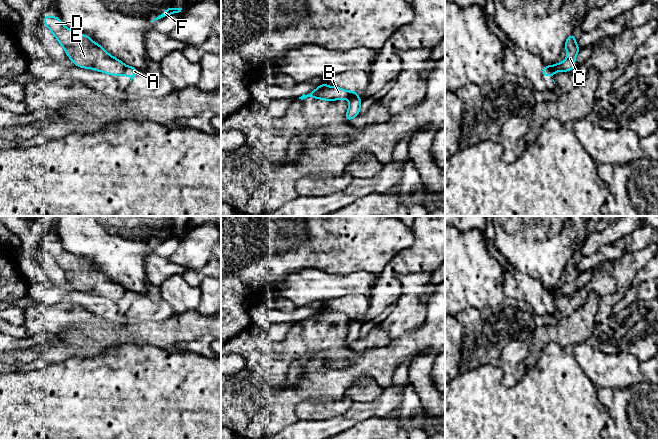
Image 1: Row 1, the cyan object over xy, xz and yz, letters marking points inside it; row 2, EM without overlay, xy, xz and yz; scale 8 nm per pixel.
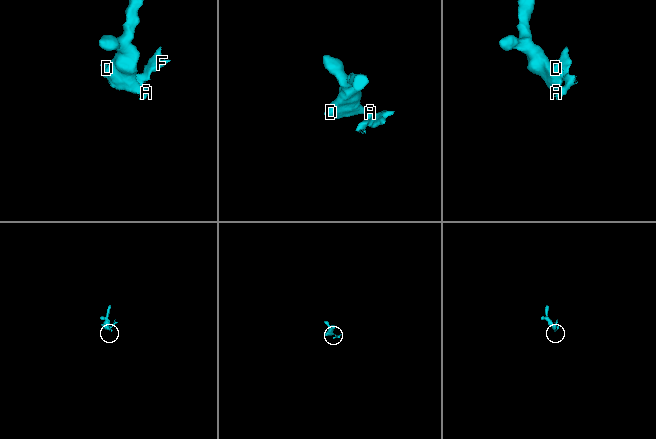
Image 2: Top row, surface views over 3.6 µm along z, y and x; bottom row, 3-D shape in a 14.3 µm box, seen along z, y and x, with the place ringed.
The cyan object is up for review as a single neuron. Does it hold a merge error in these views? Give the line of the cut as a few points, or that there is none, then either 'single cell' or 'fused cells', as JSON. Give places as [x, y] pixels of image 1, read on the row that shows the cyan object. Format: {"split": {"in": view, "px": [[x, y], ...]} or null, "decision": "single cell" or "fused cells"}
{"split": {"in": "xy", "px": [[125, 66], [119, 73]]}, "decision": "fused cells"}

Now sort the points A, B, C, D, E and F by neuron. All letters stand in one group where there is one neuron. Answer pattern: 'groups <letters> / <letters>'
groups A C F / B D E

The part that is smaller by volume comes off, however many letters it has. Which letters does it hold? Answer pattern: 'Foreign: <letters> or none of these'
Foreign: A, C, F

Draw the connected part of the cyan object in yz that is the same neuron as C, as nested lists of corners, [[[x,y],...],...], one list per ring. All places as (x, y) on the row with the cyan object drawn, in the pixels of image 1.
[[[570,34],[565,42],[564,50],[567,50],[568,53],[566,55],[566,59],[562,63],[556,63],[552,66],[544,66],[542,76],[553,76],[558,71],[570,72],[573,68],[575,68],[575,59],[576,55],[580,51],[580,47],[576,44],[576,38],[574,34]]]

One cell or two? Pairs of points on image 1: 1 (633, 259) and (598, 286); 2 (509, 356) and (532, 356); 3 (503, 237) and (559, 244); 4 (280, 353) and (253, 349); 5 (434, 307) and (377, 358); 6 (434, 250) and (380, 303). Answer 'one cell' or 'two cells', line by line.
1: two cells
2: two cells
3: one cell
4: one cell
5: one cell
6: one cell

